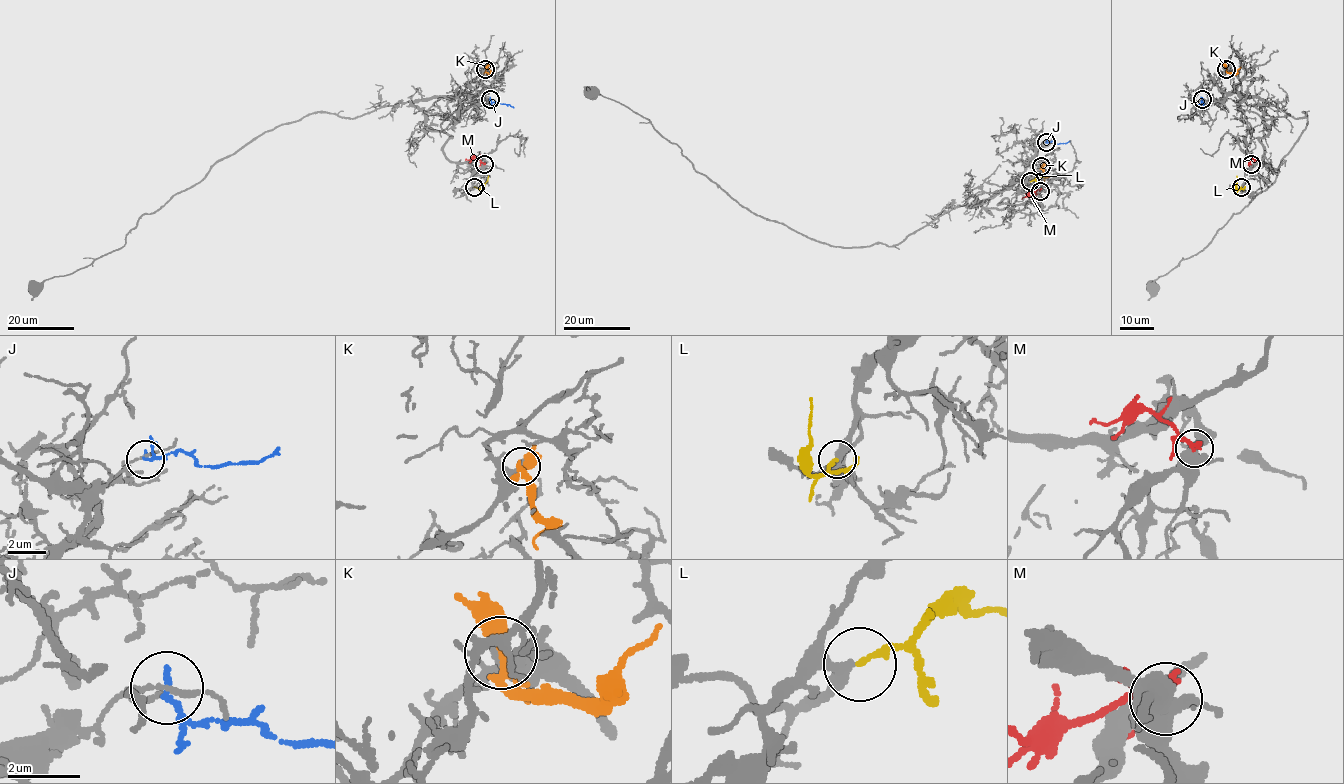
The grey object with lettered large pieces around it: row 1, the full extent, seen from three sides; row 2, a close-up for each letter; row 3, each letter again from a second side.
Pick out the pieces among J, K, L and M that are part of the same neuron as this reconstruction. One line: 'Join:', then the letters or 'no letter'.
Join: L

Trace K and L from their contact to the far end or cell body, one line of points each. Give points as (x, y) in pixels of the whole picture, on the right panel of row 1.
K: (1226, 69), (1236, 73), (1241, 67)
L: (1241, 186), (1237, 188), (1236, 175)

